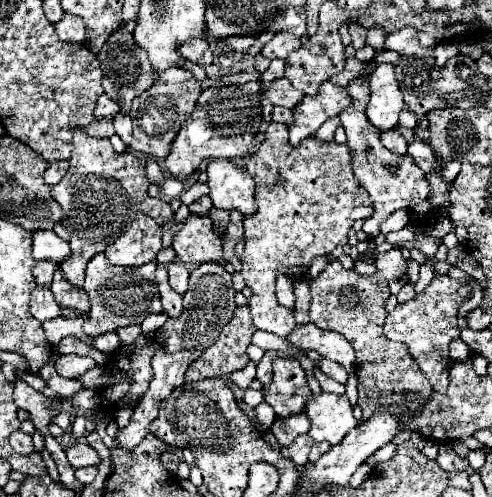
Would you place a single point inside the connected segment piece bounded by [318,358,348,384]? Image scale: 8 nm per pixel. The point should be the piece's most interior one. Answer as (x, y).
(332, 369)

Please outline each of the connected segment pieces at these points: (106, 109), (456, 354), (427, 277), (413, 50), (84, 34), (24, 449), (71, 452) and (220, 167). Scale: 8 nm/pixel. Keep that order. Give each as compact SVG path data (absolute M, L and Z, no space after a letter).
M102 94L98 98L98 104L96 104L96 110L94 110L94 118L112 118L114 114L118 114L118 104L114 100L110 100L106 94Z
M454 340L450 344L450 358L456 358L456 362L470 362L468 358L468 346L462 340Z
M424 264L422 268L420 268L420 278L418 278L418 282L414 284L414 290L420 294L428 284L430 284L430 280L436 276L436 272L434 272L434 268L430 266L430 264Z
M412 26L388 34L384 40L384 50L394 50L400 56L428 56L432 52L432 48L420 46L418 32Z
M66 14L62 22L54 24L54 30L56 30L58 38L66 40L66 42L86 42L88 40L88 30L86 30L84 22L72 14Z
M14 432L10 436L10 444L18 454L32 454L32 436L24 434L24 432Z
M78 442L78 444L72 446L72 448L68 448L68 450L66 450L66 456L68 456L68 460L70 460L70 464L72 464L74 468L94 466L94 464L98 466L98 464L100 464L98 452L96 452L92 446L82 444L82 442Z
M210 160L206 174L210 198L216 208L228 212L240 210L244 216L256 212L256 182L248 170L234 166L230 160Z

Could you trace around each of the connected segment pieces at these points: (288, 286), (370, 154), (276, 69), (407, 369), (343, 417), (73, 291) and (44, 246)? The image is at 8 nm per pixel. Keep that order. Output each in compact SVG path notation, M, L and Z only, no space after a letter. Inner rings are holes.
M278 276L276 280L276 298L282 306L294 310L294 292L292 292L292 280L288 276Z
M368 76L356 80L354 84L350 84L346 88L352 94L352 104L340 114L342 126L346 130L348 136L348 146L352 150L352 166L354 166L354 176L360 180L360 184L368 190L368 194L372 196L374 202L374 216L370 220L364 222L362 230L368 234L368 238L374 238L380 234L380 222L384 222L392 212L400 210L400 208L412 208L418 202L428 198L430 192L430 184L424 180L424 172L412 162L410 156L396 156L390 150L384 150L382 142L380 142L380 130L376 126L372 126L366 118L366 104L368 104ZM388 164L394 164L398 168L398 174L392 176L388 172Z
M272 60L270 62L270 66L268 66L268 70L261 74L261 81L269 85L274 80L278 80L280 76L282 76L282 72L284 72L284 60Z
M382 252L376 256L376 268L378 272L372 276L360 276L356 272L346 270L340 262L330 262L326 266L326 270L314 278L310 282L310 290L312 290L312 306L310 306L310 320L312 324L316 324L322 330L332 330L342 334L354 348L356 352L356 376L360 380L358 384L358 406L362 410L362 420L366 422L368 418L372 418L372 414L376 412L376 406L380 406L380 398L388 398L388 394L400 392L400 390L416 390L424 394L424 398L428 398L432 394L432 386L430 382L426 382L424 374L420 372L418 364L412 360L412 356L408 354L408 348L402 342L392 342L384 336L382 326L384 326L384 316L386 316L386 300L390 296L388 290L388 282L390 280L398 280L404 272L406 272L406 260L402 256L402 252Z
M326 394L312 396L306 404L306 416L312 420L310 436L314 442L338 444L352 428L358 426L354 418L352 404L346 394Z
M60 268L54 272L52 294L54 294L54 298L56 298L56 302L60 306L74 308L74 310L80 310L80 312L88 312L90 310L88 294L84 294L84 288L78 288L78 286L72 286L70 282L66 282Z
M38 230L34 236L34 244L32 244L32 254L36 260L50 260L50 262L64 262L66 258L70 258L70 246L66 240L58 238L52 230Z

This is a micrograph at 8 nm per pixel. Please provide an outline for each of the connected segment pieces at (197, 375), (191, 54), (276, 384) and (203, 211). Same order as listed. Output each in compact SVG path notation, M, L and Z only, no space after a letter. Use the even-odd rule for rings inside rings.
M236 308L234 318L228 322L228 326L224 326L216 344L204 350L204 354L192 362L192 366L188 366L186 382L226 376L230 372L242 370L248 364L246 348L252 342L254 332L256 328L250 318L250 308Z
M204 34L202 38L192 38L192 42L184 42L184 46L180 46L180 54L184 58L192 60L194 64L200 64L200 66L214 62L208 34Z
M276 358L272 382L264 386L264 402L270 404L278 418L304 412L304 402L312 396L302 366L294 360Z
M202 196L202 198L194 200L194 204L190 204L190 206L188 206L188 208L190 208L190 212L200 214L200 216L206 216L206 214L208 214L208 210L212 208L212 204L210 204L208 200L210 200L208 196ZM206 202L208 202L208 204L206 204Z

